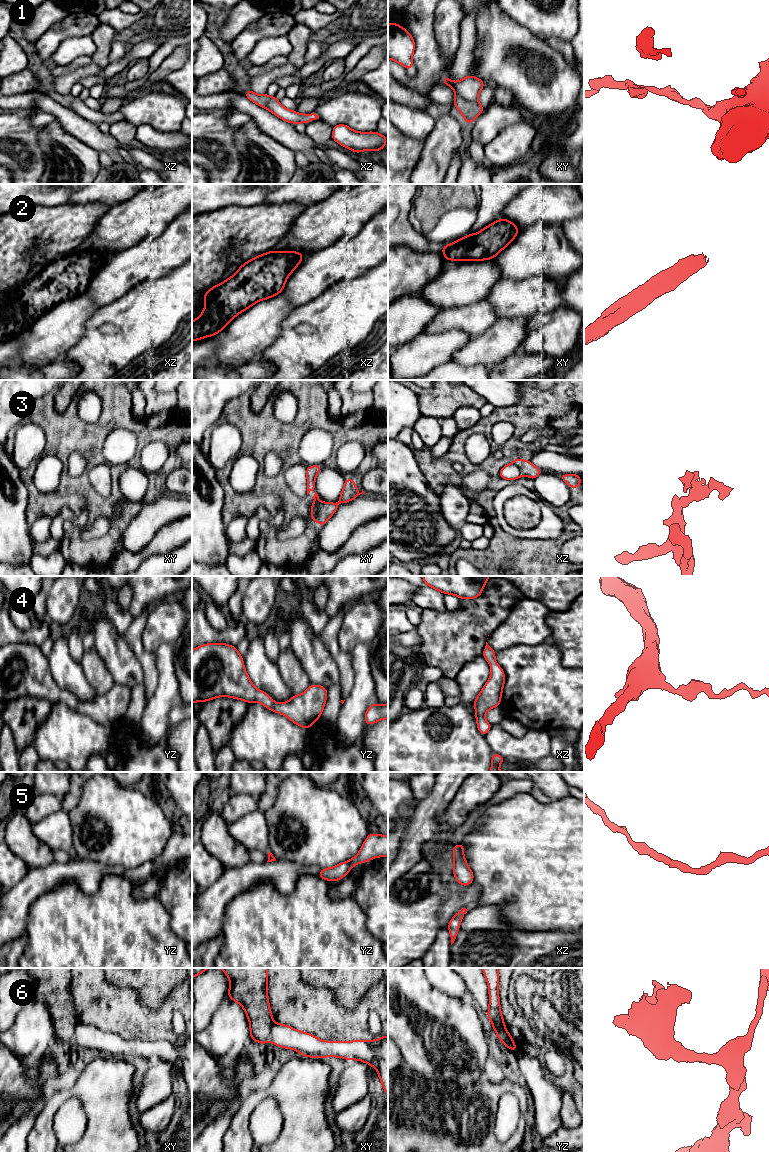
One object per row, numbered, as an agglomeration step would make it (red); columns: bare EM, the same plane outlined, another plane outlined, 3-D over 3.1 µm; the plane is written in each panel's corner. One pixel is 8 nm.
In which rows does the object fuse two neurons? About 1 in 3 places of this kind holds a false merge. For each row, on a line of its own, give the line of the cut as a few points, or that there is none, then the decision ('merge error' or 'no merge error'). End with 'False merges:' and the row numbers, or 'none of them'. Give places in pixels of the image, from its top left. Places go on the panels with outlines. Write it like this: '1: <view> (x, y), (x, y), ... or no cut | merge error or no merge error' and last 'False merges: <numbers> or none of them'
1: no cut | no merge error
2: no cut | no merge error
3: xy (321, 502), (315, 519) | merge error
4: no cut | no merge error
5: no cut | no merge error
6: xy (274, 1023), (269, 1040) | merge error
False merges: 3, 6

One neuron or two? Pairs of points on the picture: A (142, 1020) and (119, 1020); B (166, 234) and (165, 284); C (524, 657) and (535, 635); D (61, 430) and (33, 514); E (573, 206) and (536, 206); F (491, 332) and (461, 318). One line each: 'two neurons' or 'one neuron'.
A: one neuron
B: two neurons
C: two neurons
D: one neuron
E: one neuron
F: one neuron

